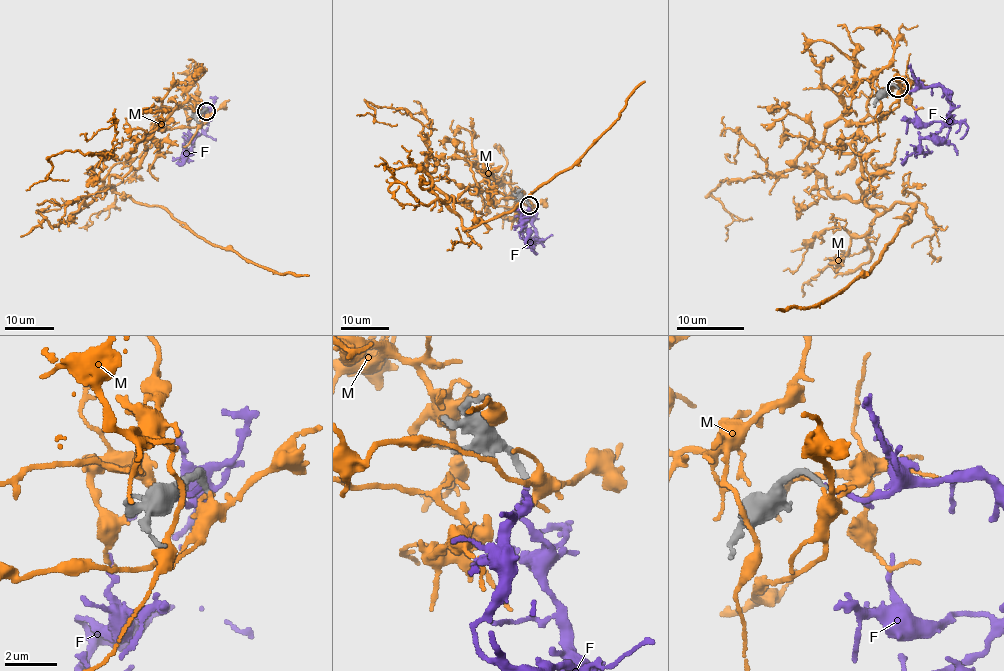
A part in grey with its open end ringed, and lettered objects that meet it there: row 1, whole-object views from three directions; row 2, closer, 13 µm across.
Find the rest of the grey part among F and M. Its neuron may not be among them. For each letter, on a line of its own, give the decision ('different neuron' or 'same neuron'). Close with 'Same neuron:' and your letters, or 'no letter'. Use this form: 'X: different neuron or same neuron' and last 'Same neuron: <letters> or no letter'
F: same neuron
M: different neuron
Same neuron: F

